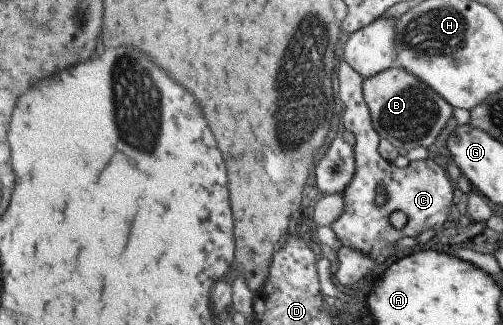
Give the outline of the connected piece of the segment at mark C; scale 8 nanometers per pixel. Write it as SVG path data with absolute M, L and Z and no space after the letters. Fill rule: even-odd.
M341 60L339 72L339 96L343 100L343 122L346 130L355 136L354 157L356 169L350 185L343 191L346 209L331 228L342 242L342 246L370 254L378 264L383 263L395 253L392 248L404 236L417 237L422 232L438 230L450 224L453 216L453 191L452 180L446 173L441 160L430 156L420 161L411 161L404 168L386 161L378 151L380 136L375 132L370 117L370 110L363 96L362 82L364 78L352 66ZM379 184L384 188L385 202L377 205L377 188ZM396 210L405 212L408 218L407 225L402 230L396 230L389 223L389 215Z

